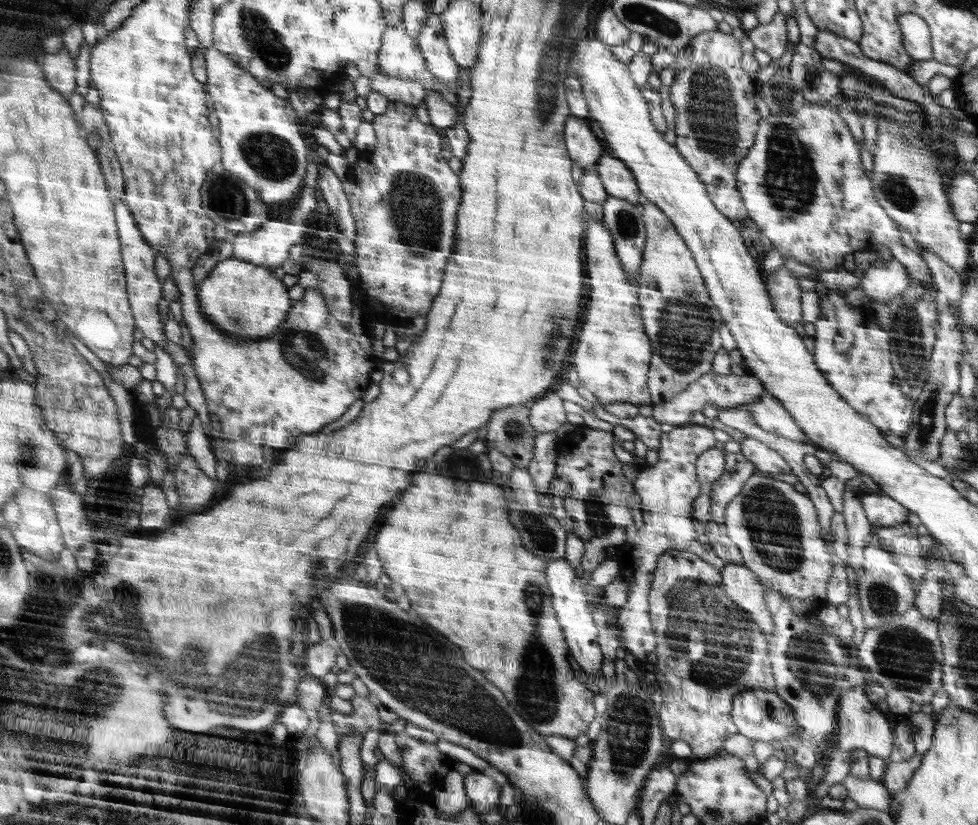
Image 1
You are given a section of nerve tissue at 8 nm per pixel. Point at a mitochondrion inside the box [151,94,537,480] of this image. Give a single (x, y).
(416, 204)

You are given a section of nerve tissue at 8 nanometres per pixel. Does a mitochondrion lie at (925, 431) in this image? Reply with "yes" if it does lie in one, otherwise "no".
yes

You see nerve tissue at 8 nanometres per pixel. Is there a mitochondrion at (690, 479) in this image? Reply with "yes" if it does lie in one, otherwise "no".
no

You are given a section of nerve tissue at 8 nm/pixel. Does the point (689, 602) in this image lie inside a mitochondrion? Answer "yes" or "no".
yes

